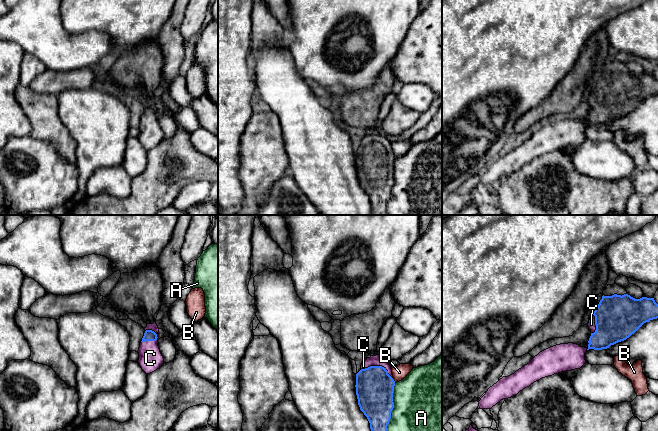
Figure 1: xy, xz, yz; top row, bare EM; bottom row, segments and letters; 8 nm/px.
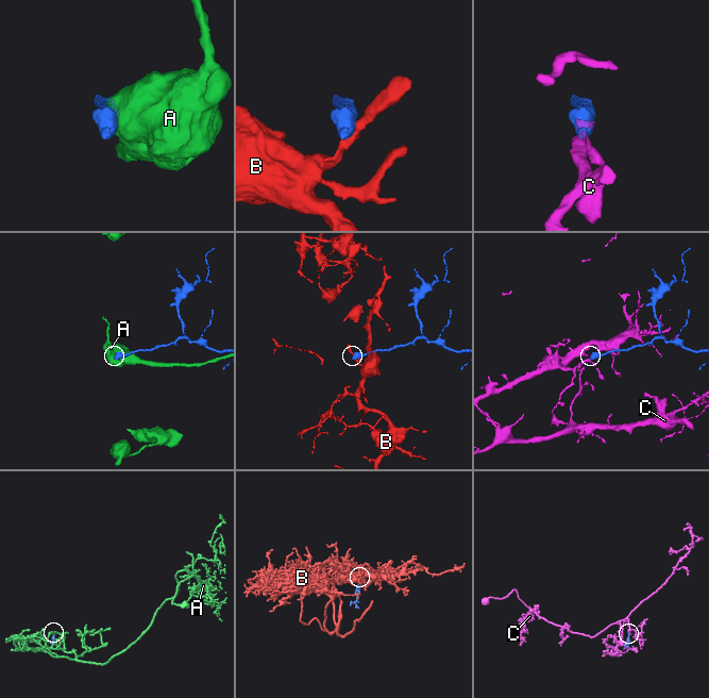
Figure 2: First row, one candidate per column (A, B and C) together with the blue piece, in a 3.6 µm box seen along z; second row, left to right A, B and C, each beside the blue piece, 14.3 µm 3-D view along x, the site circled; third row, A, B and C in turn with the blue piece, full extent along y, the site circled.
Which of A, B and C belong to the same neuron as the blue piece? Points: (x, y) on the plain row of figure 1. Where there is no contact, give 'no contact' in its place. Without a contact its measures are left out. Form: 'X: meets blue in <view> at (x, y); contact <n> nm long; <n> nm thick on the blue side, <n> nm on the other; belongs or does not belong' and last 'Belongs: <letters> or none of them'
A: meets blue in xz at (391, 187); contact 460 nm long; 300 nm thick on the blue side, 480 nm on the other; does not belong
B: meets blue in xz at (393, 156); contact 50 nm long; 300 nm thick on the blue side, 120 nm on the other; does not belong
C: meets blue in xz at (378, 142); contact 260 nm long; 300 nm thick on the blue side, 90 nm on the other; belongs
Belongs: C

